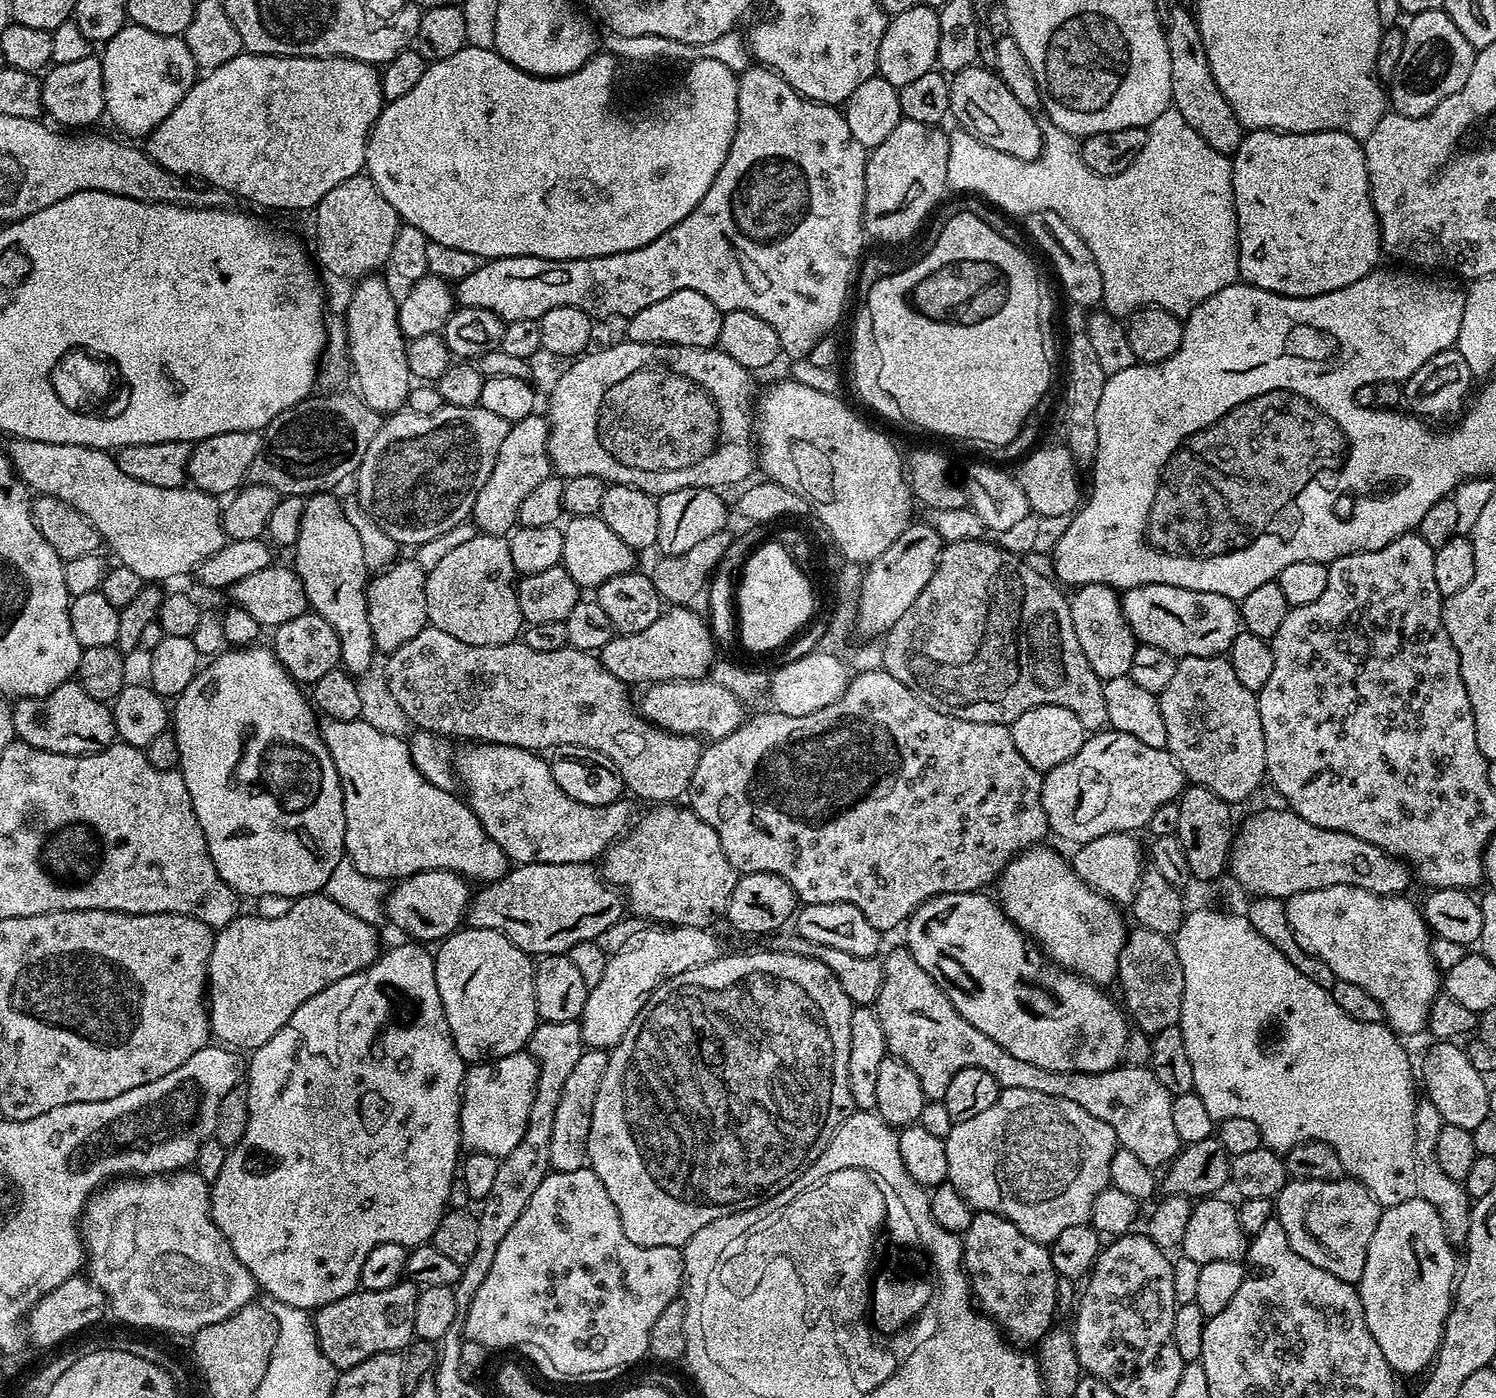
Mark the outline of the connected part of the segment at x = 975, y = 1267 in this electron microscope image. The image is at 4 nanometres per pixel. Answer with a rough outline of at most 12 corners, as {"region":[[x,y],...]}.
{"region":[[976,1212],[962,1234],[980,1311],[1013,1341],[1053,1328],[1051,1251]]}

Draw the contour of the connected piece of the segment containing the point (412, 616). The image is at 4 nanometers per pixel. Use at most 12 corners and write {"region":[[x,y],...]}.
{"region":[[415,558],[369,579],[366,606],[381,653],[426,626]]}

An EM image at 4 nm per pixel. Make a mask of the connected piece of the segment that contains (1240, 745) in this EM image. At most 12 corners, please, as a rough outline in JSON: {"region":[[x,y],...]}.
{"region":[[1181,656],[1158,694],[1185,781],[1228,805],[1266,780],[1257,693]]}

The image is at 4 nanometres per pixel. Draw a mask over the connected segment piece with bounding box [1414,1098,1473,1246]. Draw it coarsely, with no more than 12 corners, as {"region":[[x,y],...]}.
{"region":[[1416,1101],[1416,1195],[1442,1218],[1453,1246],[1468,1242],[1473,1201],[1438,1166],[1445,1123]]}

